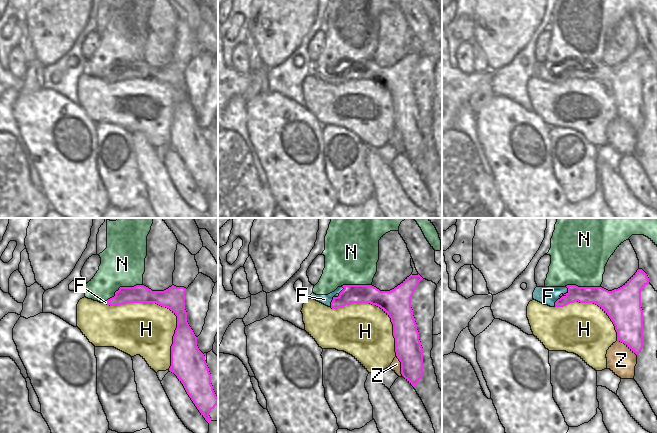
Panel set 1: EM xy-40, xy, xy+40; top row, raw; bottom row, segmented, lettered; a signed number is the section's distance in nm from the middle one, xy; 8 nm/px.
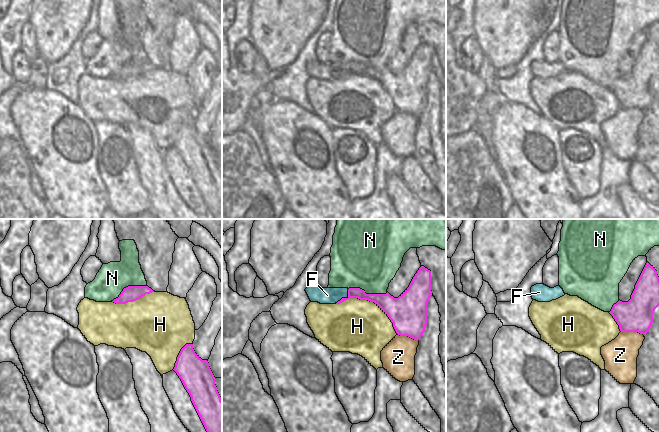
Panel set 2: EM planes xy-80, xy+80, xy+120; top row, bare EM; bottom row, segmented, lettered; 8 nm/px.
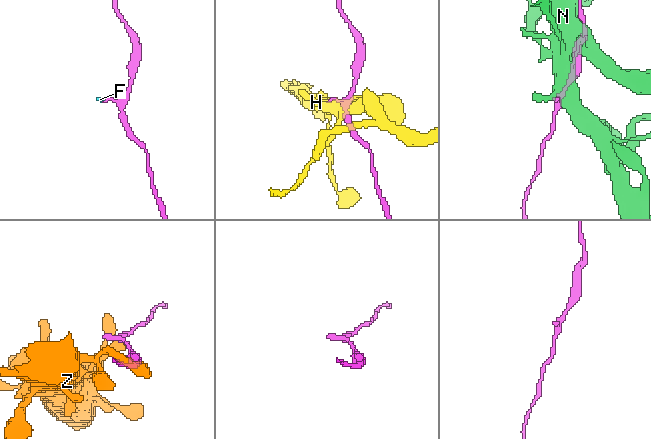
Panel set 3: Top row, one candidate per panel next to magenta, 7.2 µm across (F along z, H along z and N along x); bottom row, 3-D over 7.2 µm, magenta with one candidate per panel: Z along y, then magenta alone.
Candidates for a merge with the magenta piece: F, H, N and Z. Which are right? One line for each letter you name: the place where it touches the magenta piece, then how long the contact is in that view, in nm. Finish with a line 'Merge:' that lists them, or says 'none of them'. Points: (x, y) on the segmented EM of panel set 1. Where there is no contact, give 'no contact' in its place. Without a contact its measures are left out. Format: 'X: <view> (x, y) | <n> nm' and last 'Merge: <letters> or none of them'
F: xy+40 (568, 291) | 90 nm
Merge: F

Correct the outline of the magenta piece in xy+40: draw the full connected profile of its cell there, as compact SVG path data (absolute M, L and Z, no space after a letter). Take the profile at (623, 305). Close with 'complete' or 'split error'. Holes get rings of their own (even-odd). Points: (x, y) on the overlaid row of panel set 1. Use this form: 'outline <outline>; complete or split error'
outline M638 269L637 272L620 288L608 291L602 287L536 287L533 299L550 307L564 307L576 301L598 305L611 319L617 332L617 341L624 343L633 353L638 355L643 348L643 310L641 308L641 290L649 283L647 274Z; split error

